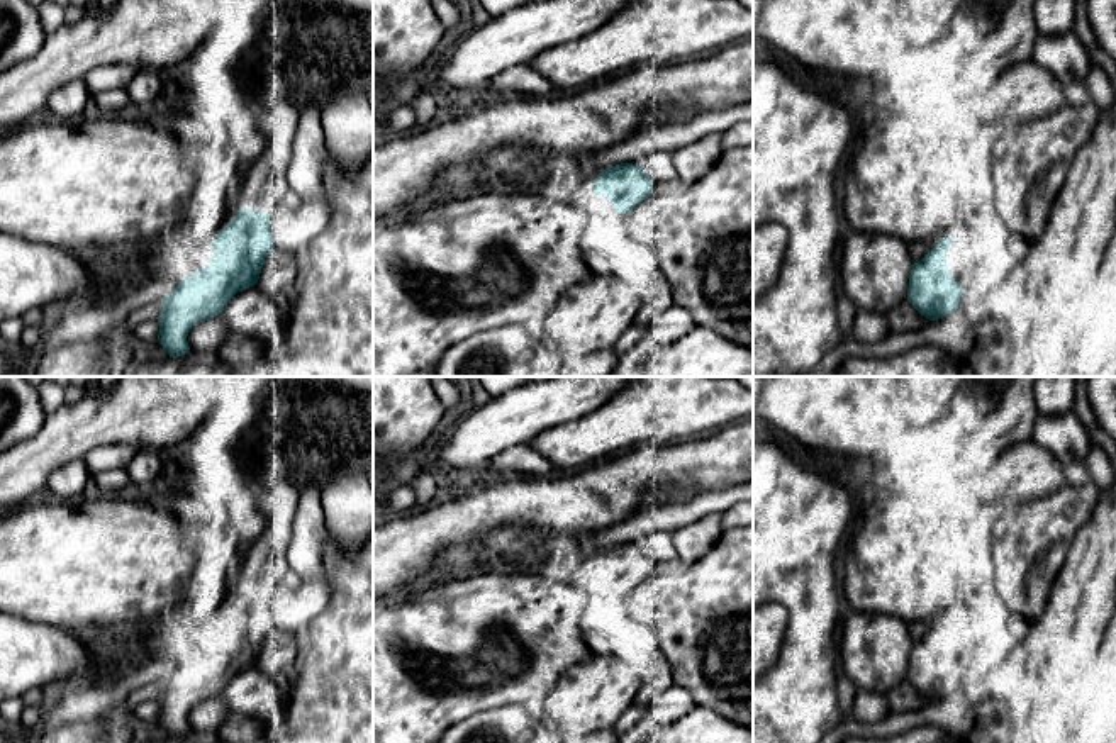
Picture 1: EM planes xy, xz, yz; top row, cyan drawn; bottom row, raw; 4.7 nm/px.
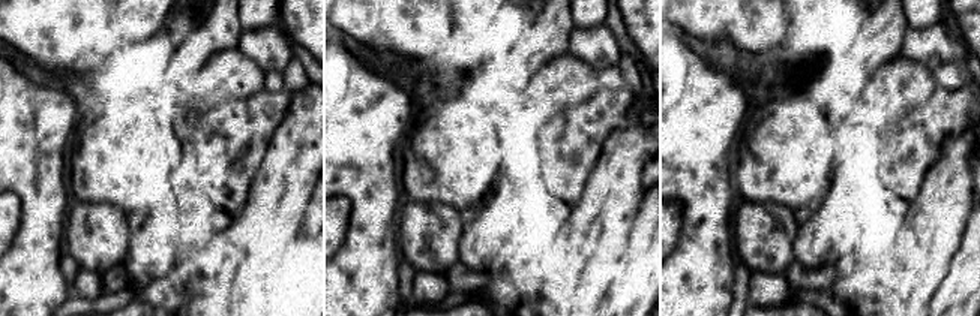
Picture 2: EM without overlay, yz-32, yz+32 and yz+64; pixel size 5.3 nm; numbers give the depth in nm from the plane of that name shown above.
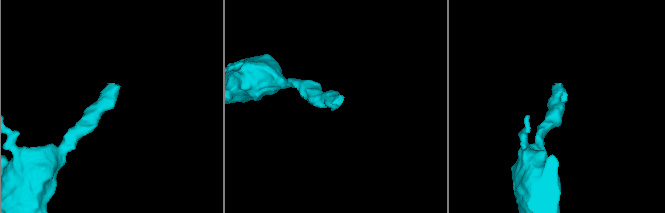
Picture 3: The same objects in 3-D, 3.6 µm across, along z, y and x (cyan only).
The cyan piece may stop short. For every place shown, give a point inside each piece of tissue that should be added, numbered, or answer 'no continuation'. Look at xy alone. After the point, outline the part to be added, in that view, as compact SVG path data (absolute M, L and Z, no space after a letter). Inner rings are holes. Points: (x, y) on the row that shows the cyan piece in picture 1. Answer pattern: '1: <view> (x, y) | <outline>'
1: xy (265, 184) | M271 73L263 76L261 92L239 100L268 137L266 149L244 173L244 200L237 210L273 214L283 198L288 182L287 170L293 153L293 137L299 126L299 109L292 103L283 81Z

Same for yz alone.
no continuation

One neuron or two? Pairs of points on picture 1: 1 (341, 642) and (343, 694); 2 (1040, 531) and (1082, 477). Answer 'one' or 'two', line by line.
1: one
2: two

